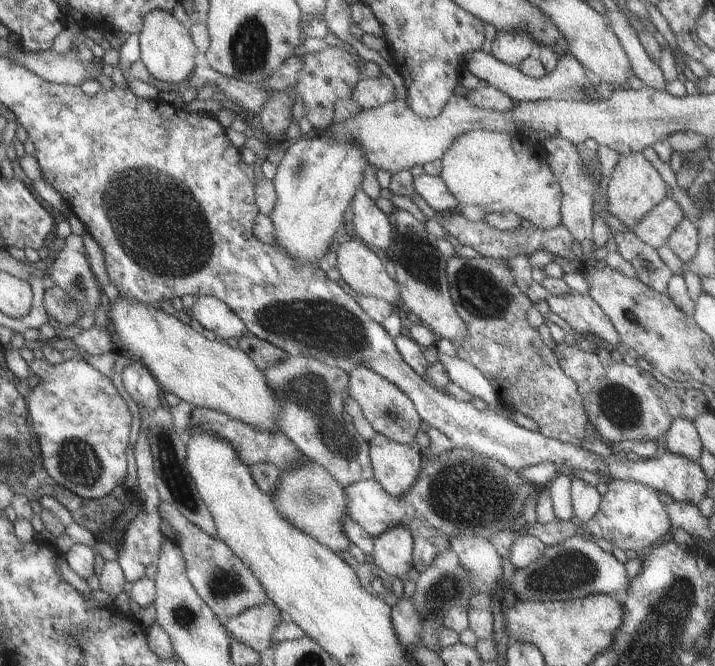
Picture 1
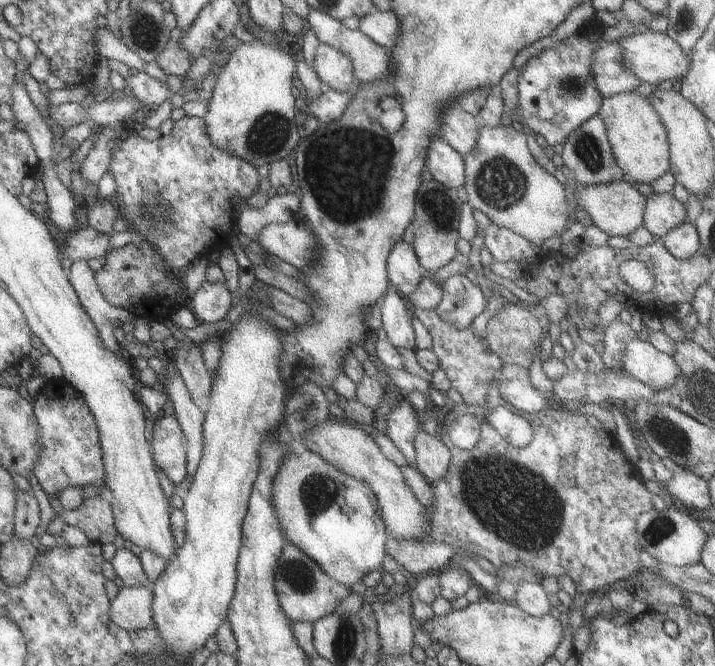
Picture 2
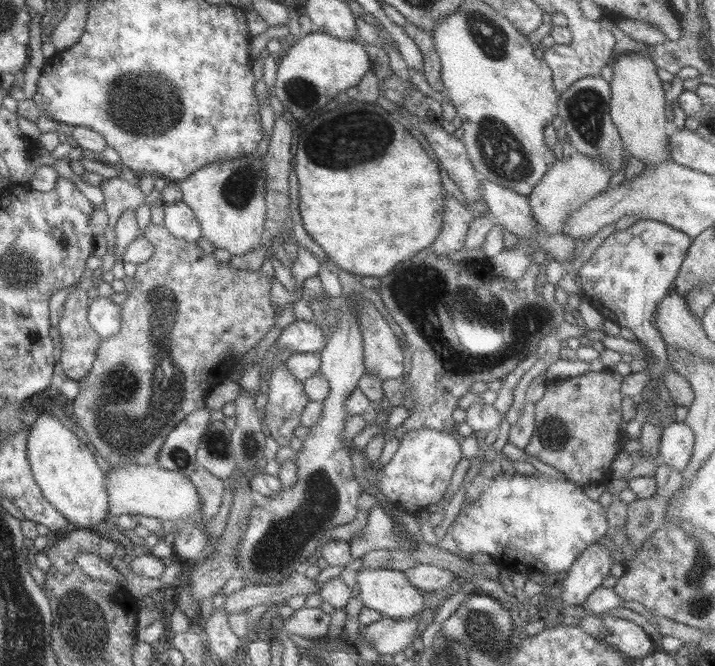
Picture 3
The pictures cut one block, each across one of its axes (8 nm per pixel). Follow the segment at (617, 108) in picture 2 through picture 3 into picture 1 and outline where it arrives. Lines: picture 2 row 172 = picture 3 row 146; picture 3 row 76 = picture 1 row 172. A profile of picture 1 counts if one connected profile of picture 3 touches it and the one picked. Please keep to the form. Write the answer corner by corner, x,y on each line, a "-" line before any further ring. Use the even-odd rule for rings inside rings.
628,152
618,156
605,191
605,206
609,214
615,216
631,230
635,223
656,204
659,204
665,196
667,196
667,185
640,152

